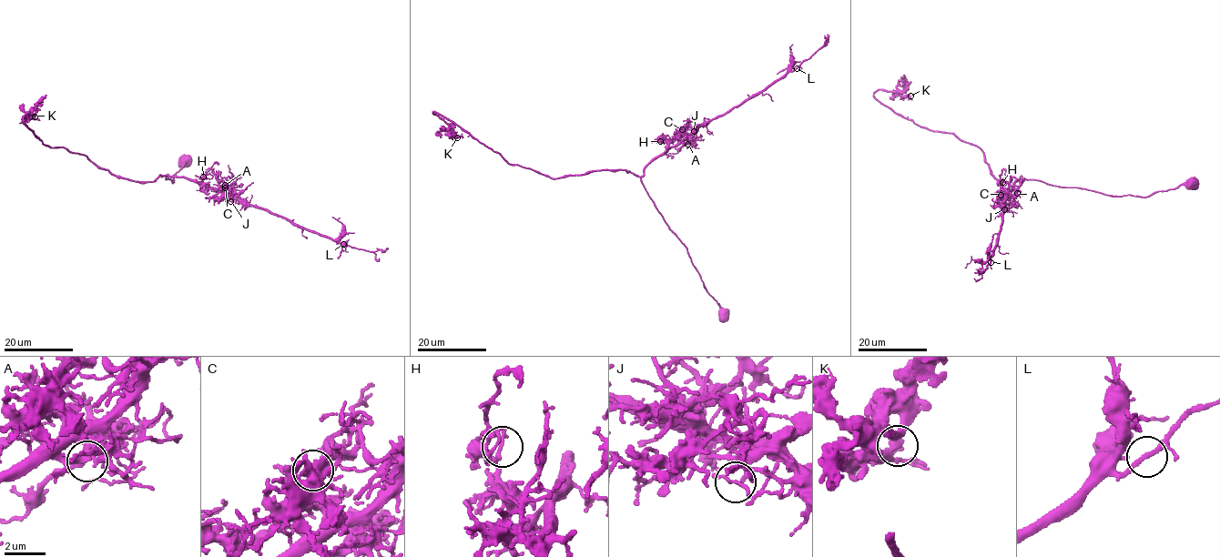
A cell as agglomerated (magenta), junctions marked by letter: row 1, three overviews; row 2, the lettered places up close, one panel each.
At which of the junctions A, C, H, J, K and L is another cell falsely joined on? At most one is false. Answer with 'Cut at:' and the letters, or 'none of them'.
Cut at: none of them

